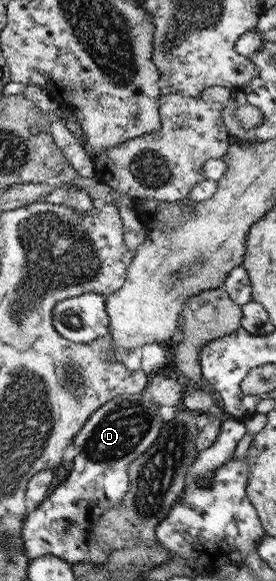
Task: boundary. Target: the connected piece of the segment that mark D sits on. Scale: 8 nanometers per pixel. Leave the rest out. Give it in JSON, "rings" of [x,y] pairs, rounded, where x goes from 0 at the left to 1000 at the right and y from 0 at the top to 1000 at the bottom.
{"rings":[[[518,671],[500,678],[420,682],[330,713],[268,754],[283,781],[264,790],[268,800],[246,821],[192,843],[185,855],[101,885],[83,916],[101,962],[196,954],[254,971],[304,966],[362,972],[391,967],[413,943],[362,935],[344,910],[362,890],[391,878],[446,869],[475,833],[471,802],[587,747],[601,725],[580,718],[576,701]]]}

